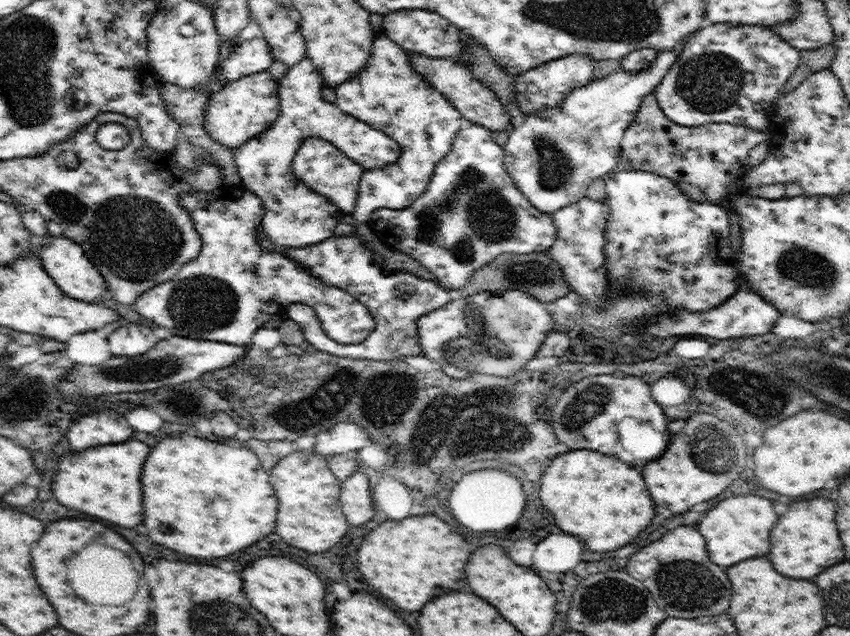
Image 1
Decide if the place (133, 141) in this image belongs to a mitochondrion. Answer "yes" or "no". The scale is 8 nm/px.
no

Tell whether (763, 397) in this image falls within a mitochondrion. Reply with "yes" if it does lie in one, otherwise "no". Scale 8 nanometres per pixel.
yes

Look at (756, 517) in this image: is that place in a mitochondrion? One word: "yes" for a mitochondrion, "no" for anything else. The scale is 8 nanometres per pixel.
no

